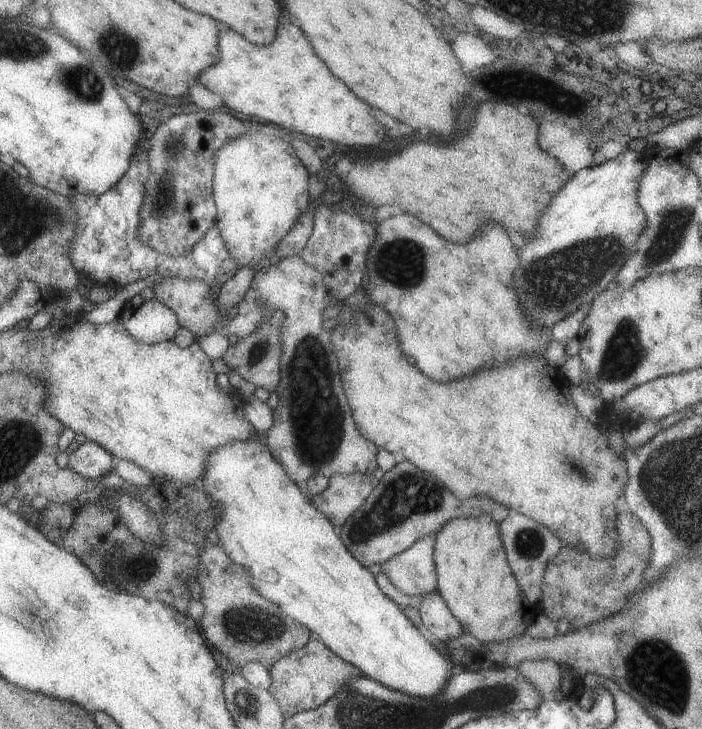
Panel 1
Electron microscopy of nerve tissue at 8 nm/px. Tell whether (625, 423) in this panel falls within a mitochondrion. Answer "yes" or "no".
no

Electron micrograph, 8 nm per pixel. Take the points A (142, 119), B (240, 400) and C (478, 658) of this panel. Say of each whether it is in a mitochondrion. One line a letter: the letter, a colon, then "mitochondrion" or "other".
A: other
B: other
C: other

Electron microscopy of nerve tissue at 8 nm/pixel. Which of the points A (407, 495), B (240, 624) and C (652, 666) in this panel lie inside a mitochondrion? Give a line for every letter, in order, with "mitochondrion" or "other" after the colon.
A: mitochondrion
B: mitochondrion
C: mitochondrion

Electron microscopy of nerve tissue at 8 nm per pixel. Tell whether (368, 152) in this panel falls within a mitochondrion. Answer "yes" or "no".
no

